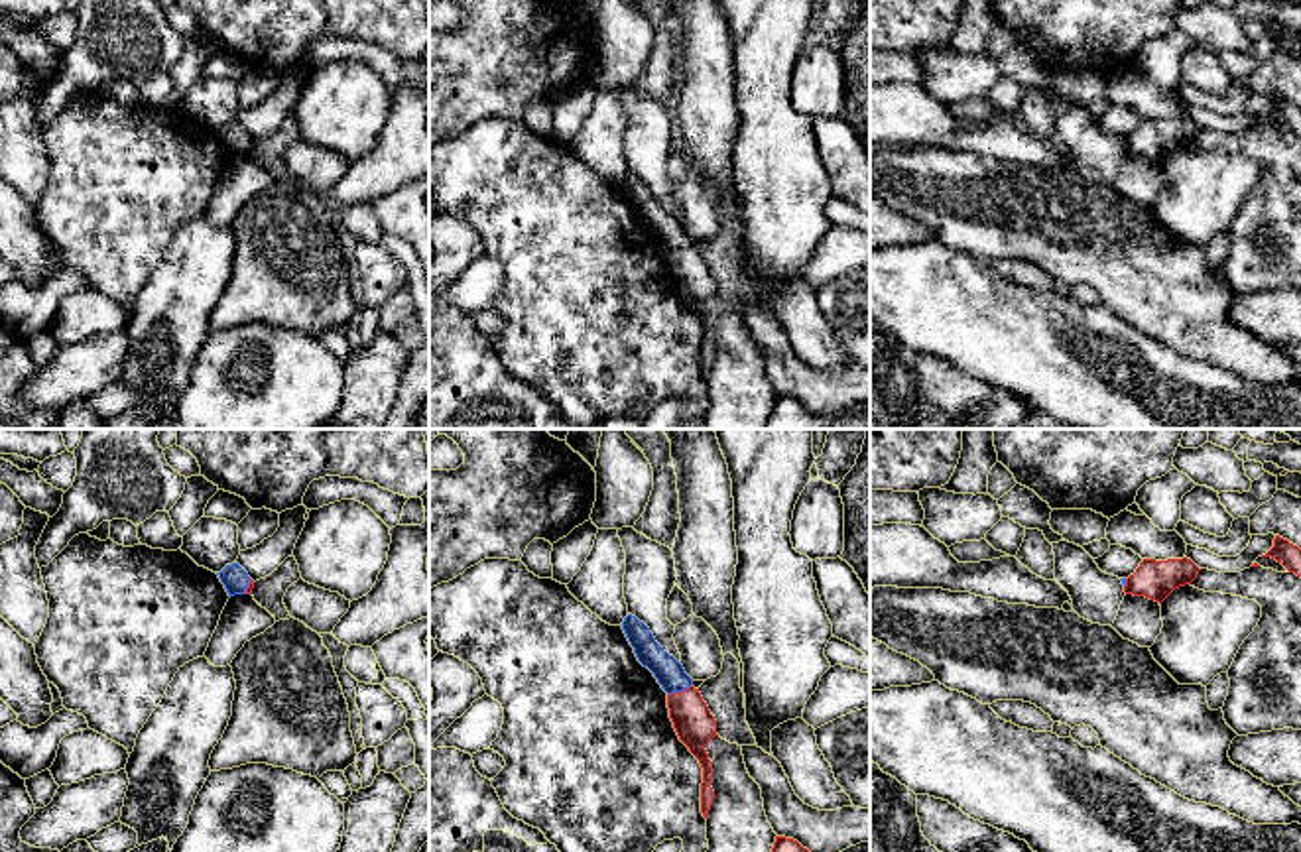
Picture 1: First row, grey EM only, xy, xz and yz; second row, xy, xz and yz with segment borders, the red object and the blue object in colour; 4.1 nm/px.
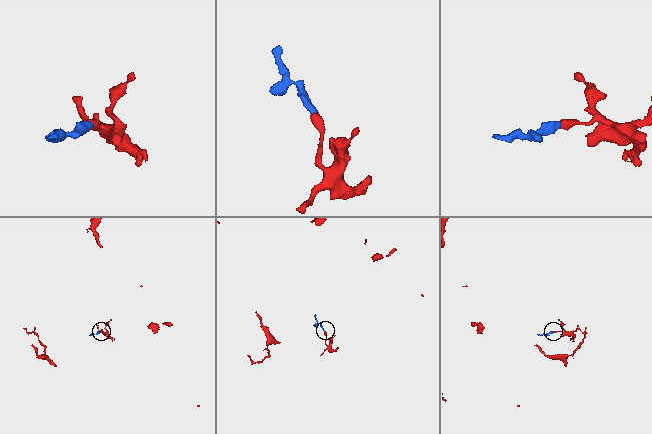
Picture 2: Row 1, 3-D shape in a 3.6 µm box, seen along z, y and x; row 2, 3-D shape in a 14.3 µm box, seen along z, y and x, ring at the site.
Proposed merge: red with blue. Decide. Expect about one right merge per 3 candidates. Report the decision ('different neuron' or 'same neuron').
same neuron

